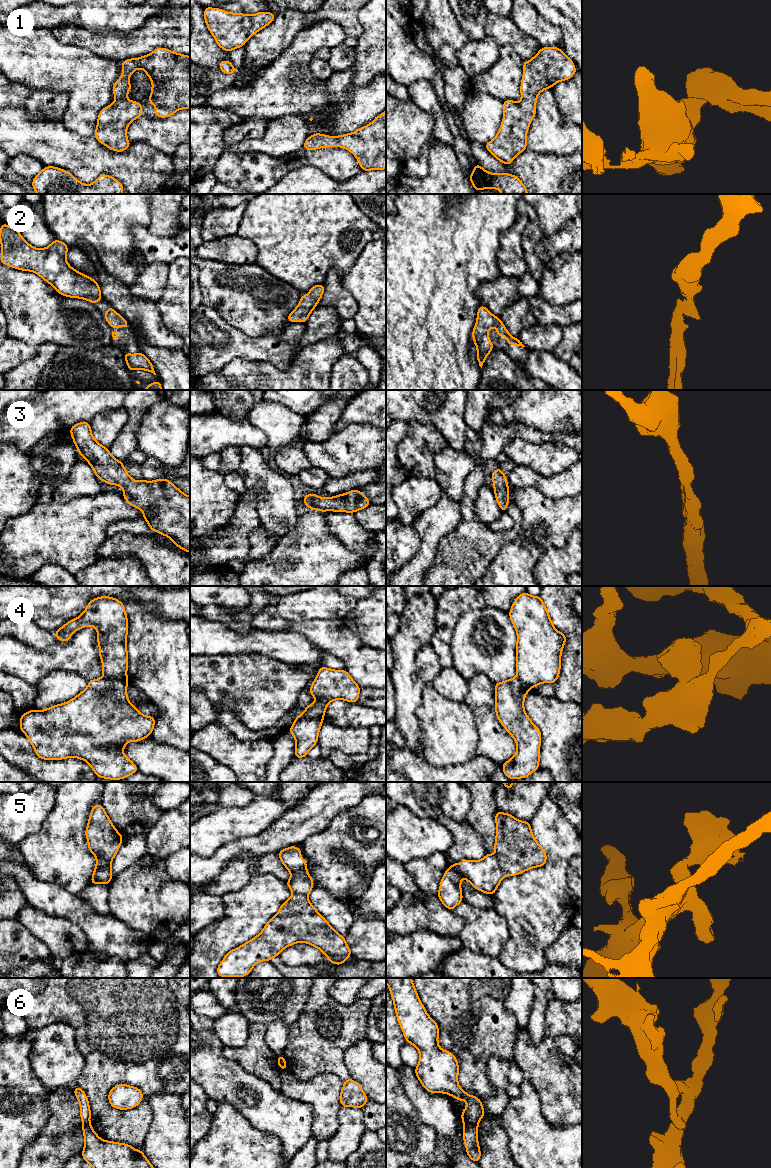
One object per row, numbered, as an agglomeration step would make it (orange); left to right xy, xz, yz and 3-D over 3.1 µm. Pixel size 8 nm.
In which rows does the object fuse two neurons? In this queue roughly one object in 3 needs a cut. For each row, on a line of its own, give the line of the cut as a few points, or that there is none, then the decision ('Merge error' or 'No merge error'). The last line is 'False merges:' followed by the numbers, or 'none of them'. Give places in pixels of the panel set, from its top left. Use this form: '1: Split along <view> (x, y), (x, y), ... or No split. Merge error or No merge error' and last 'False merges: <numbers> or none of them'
1: No split. No merge error
2: No split. No merge error
3: No split. No merge error
4: Split along xz (323, 718), (300, 718), (294, 723). Merge error
5: Split along yz (494, 855), (505, 875). Merge error
6: Split along yz (477, 1123), (466, 1123), (464, 1125). Merge error
False merges: 4, 5, 6

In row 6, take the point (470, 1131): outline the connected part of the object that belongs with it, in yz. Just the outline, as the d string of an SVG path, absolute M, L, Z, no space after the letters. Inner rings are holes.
M478 1124L463 1125L463 1139L468 1157L478 1163L481 1157L478 1143Z

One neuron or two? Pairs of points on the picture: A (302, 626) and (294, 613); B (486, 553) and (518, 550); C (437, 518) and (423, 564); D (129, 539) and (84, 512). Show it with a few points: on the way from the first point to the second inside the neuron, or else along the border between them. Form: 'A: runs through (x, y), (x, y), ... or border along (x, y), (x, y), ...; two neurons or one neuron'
A: border along (277, 611), (283, 618), (294, 621), (323, 620); two neurons
B: border along (506, 543), (491, 562), (486, 572); two neurons
C: runs through (431, 529), (426, 553); one neuron
D: border along (107, 537), (99, 546), (97, 557); two neurons

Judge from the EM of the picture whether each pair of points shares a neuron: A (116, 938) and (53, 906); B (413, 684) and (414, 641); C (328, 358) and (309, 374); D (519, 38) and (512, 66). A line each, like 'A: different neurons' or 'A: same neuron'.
A: same neuron
B: same neuron
C: same neuron
D: different neurons

